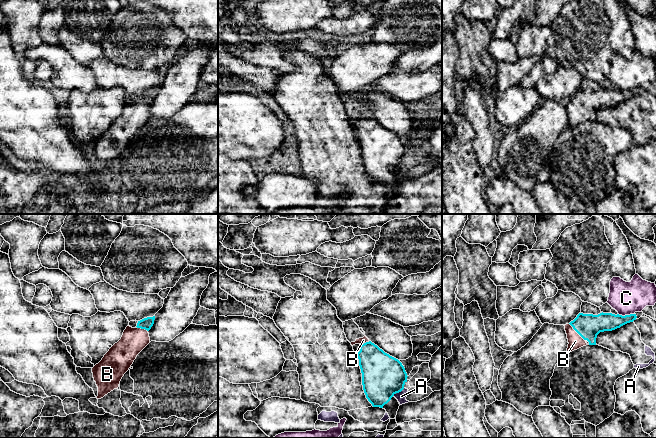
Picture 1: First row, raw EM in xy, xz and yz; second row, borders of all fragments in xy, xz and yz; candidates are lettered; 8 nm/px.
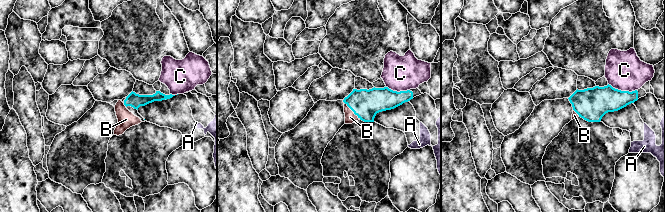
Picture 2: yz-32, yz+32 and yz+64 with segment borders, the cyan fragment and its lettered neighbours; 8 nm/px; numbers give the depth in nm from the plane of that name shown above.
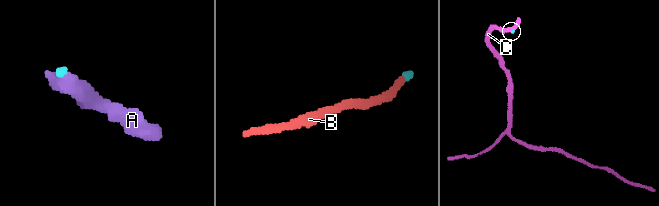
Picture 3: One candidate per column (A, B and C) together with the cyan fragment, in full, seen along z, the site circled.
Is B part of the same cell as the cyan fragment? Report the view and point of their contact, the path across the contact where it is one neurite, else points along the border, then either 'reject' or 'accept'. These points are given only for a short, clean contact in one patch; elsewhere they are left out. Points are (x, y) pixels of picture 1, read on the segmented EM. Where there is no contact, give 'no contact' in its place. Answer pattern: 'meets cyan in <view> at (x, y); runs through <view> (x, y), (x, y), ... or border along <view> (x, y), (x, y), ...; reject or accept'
meets cyan in yz at (576, 331); runs through yz (588, 326), (576, 331), (575, 341); accept

